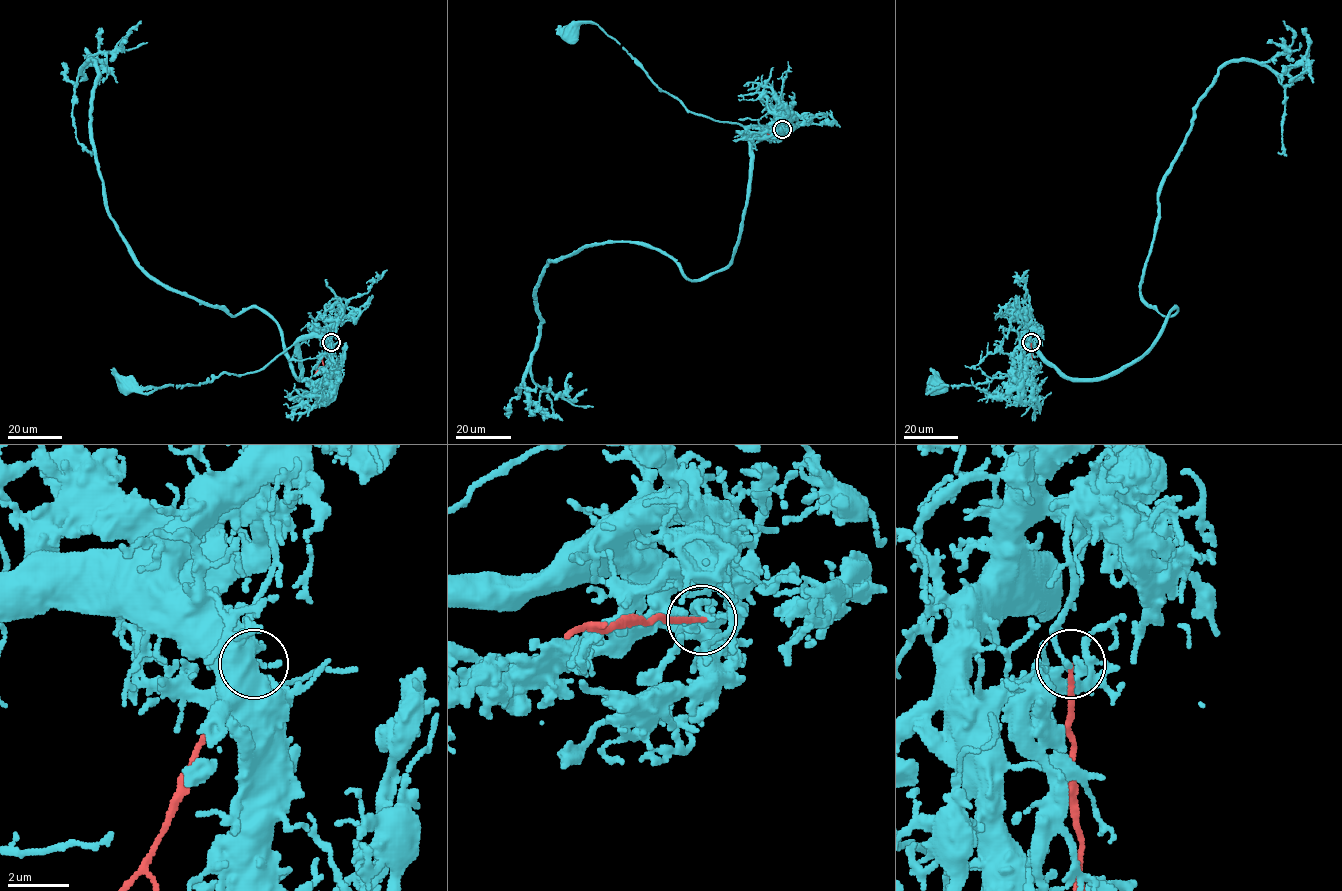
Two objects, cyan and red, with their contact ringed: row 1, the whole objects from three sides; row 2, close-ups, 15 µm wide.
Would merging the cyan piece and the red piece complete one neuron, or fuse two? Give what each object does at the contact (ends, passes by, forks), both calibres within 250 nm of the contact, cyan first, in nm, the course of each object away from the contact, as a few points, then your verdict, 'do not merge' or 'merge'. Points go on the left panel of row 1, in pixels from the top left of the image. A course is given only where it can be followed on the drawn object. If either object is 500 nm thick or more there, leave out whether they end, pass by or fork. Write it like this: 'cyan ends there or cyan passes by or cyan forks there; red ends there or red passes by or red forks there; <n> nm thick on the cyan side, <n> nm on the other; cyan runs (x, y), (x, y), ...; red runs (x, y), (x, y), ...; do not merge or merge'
cyan passes by; red ends there; 130 nm thick on the cyan side, 150 nm on the other; cyan runs (331, 342), (319, 337), (298, 339), (262, 368), (242, 374), (222, 373), (211, 382), (181, 387), (125, 385); red runs (331, 342), (315, 374); do not merge

